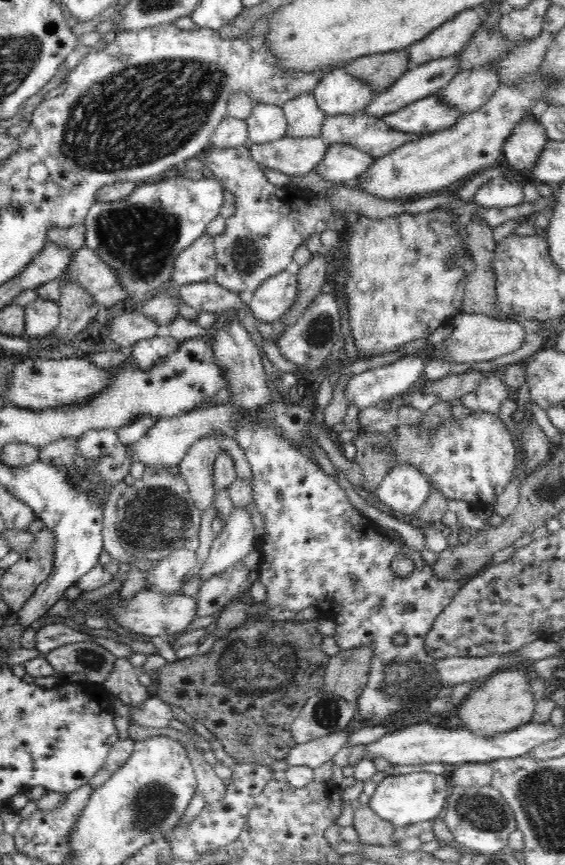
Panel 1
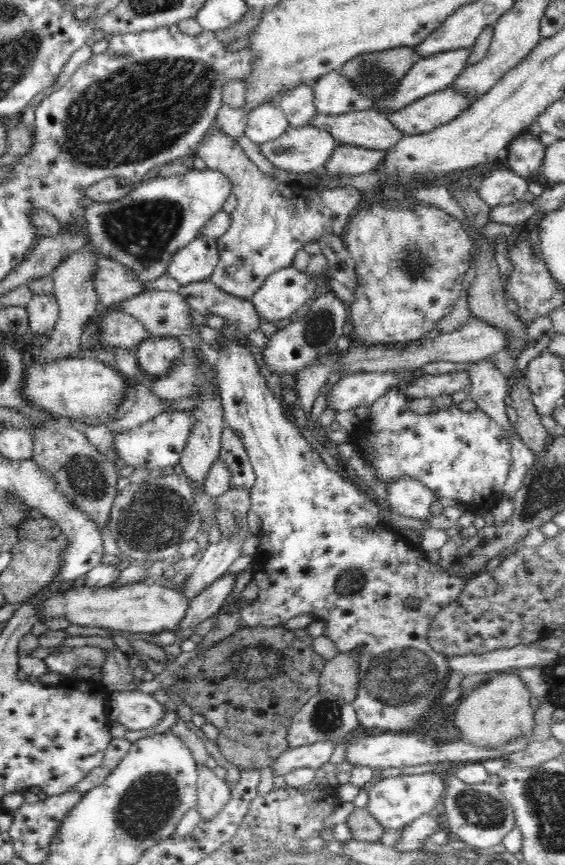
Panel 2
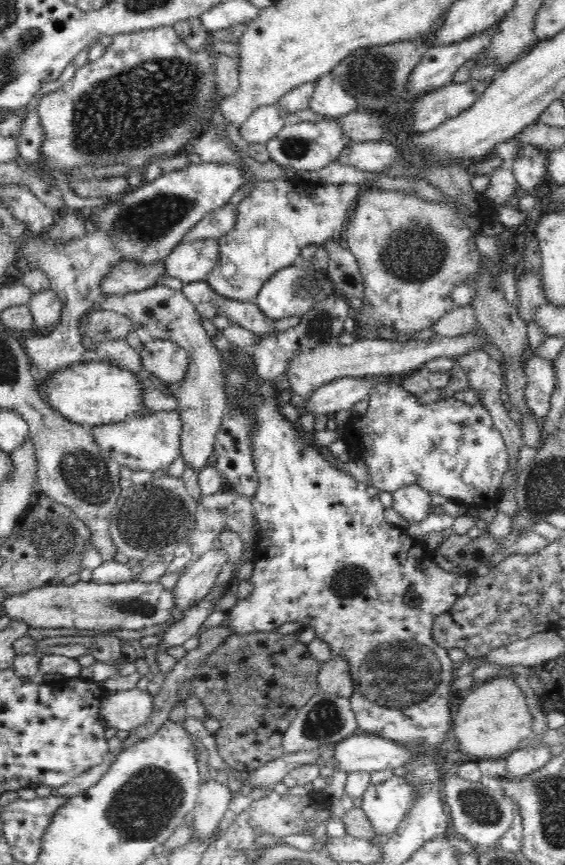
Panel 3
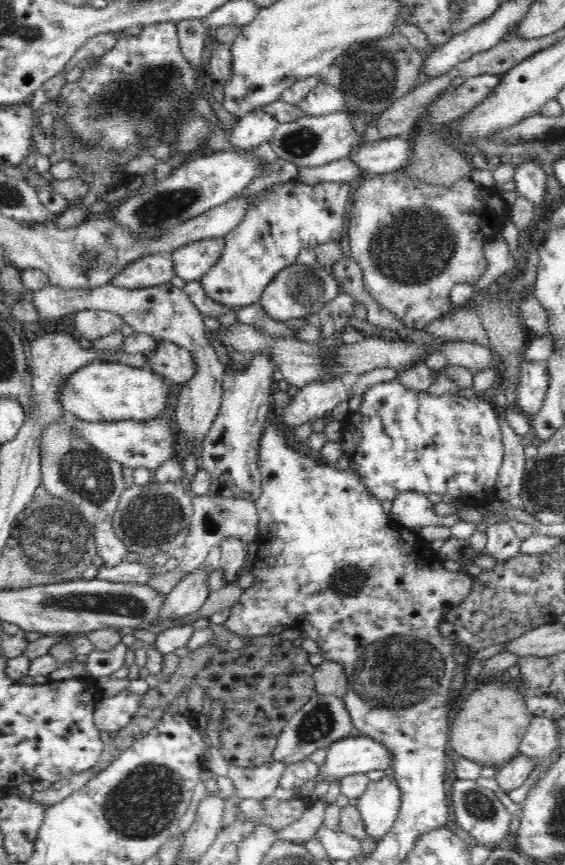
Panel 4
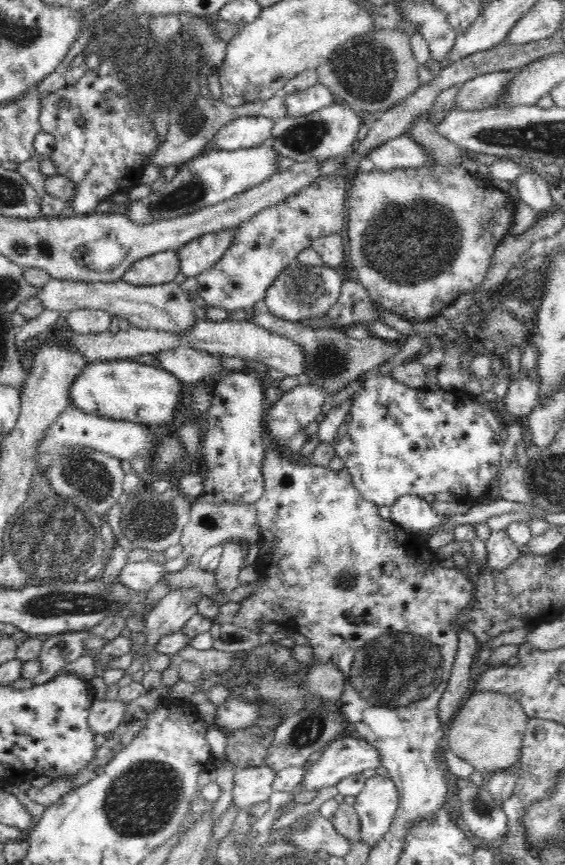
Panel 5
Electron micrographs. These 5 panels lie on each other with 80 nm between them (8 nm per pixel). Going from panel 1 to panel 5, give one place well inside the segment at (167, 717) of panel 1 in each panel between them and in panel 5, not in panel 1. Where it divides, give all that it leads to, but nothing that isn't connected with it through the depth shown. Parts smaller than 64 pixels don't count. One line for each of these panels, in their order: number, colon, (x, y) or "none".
2: (136, 710)
3: (125, 710)
4: (111, 714)
5: (106, 715)

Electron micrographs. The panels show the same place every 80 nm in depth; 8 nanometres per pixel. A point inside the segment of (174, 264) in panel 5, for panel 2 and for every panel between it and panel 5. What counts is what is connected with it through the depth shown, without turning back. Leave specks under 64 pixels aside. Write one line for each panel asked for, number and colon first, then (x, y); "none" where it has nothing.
2: (113, 283)
3: (126, 277)
4: (150, 270)

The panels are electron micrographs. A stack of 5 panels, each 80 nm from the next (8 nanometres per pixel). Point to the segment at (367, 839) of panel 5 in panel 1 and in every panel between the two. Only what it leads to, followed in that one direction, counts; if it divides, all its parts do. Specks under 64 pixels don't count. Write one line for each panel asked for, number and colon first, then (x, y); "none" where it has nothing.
1: (401, 800)
2: (395, 802)
3: (385, 804)
4: (379, 806)

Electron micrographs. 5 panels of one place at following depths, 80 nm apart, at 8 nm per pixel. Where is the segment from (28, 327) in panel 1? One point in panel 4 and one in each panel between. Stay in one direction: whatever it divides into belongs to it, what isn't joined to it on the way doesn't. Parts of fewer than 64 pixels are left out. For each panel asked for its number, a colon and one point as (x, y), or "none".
2: (43, 310)
3: (46, 308)
4: (165, 312)

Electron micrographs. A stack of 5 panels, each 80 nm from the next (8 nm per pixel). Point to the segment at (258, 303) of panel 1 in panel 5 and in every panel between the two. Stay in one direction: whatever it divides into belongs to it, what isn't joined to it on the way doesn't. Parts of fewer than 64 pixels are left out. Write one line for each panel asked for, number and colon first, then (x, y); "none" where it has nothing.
2: (286, 293)
3: (290, 292)
4: (299, 290)
5: (301, 291)

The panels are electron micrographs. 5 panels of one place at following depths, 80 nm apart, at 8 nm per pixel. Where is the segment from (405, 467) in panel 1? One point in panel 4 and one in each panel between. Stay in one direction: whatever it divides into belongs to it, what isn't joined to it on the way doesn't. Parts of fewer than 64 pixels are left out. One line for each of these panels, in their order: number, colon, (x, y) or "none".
2: (408, 496)
3: (411, 502)
4: (411, 509)

